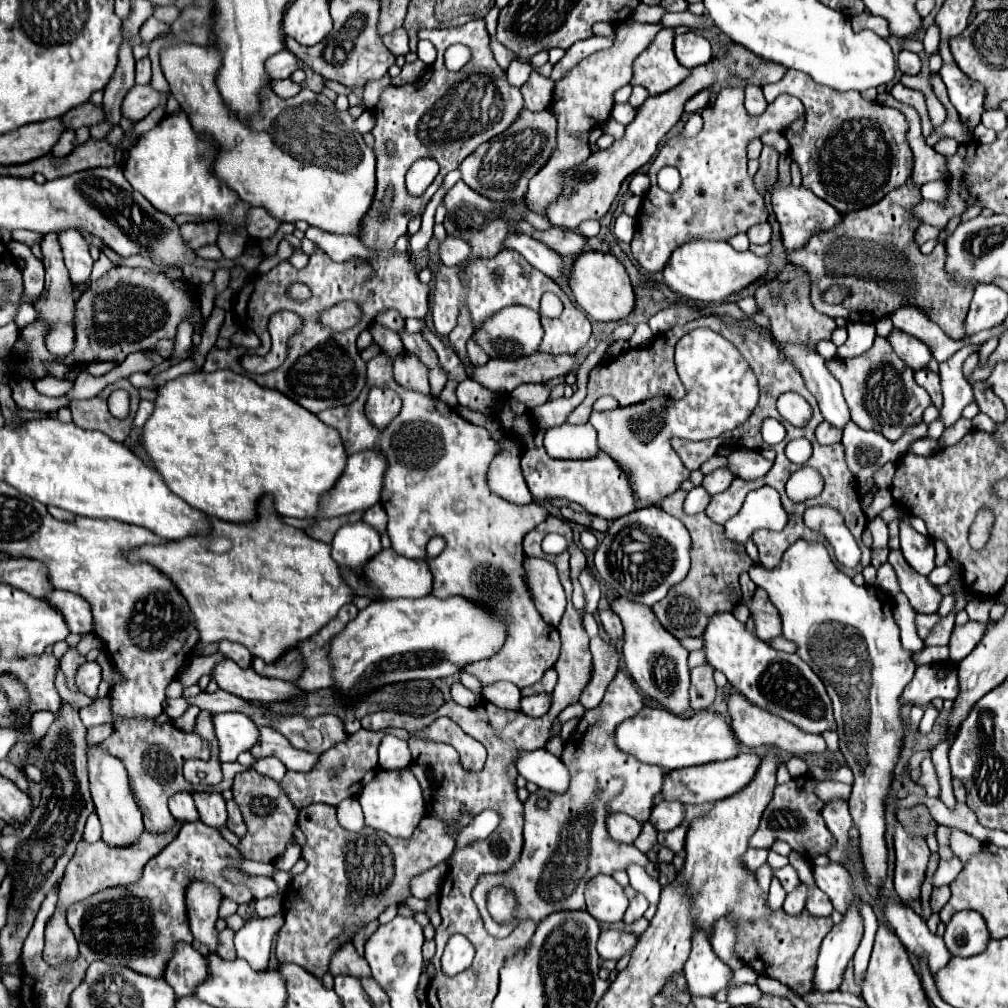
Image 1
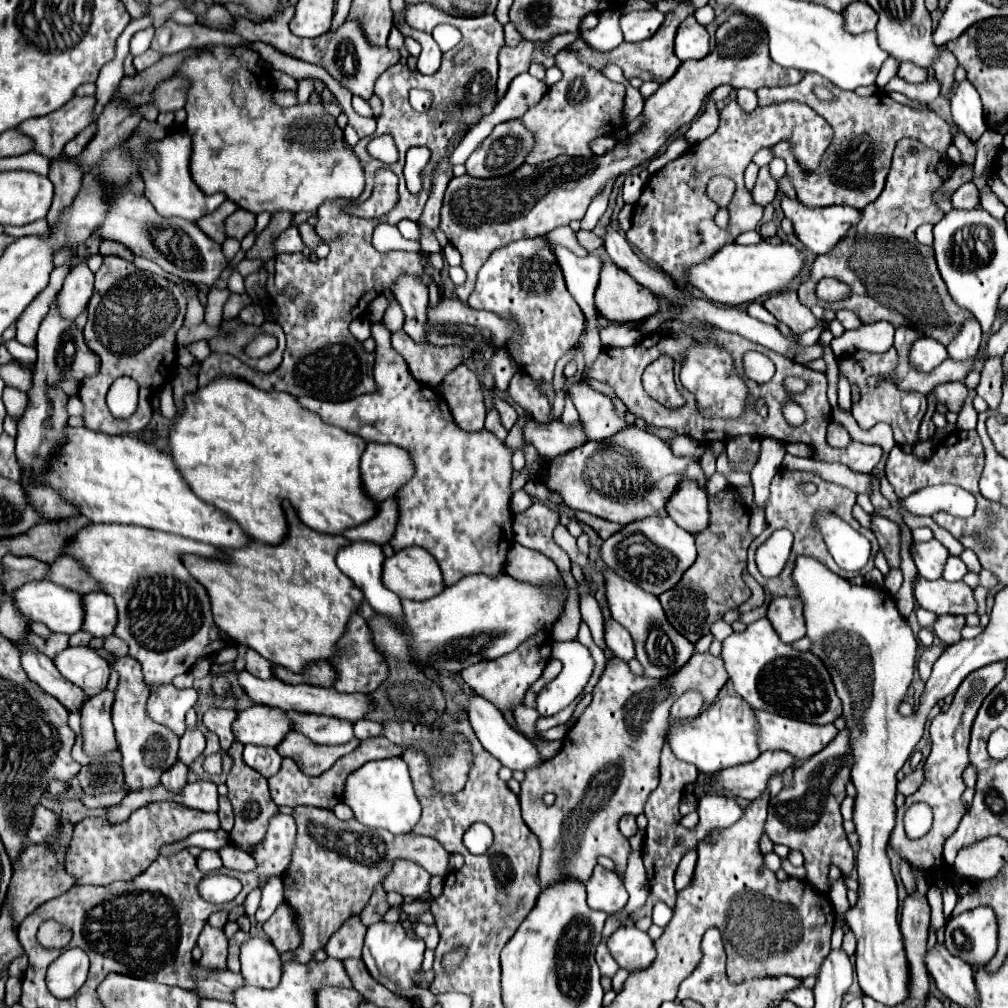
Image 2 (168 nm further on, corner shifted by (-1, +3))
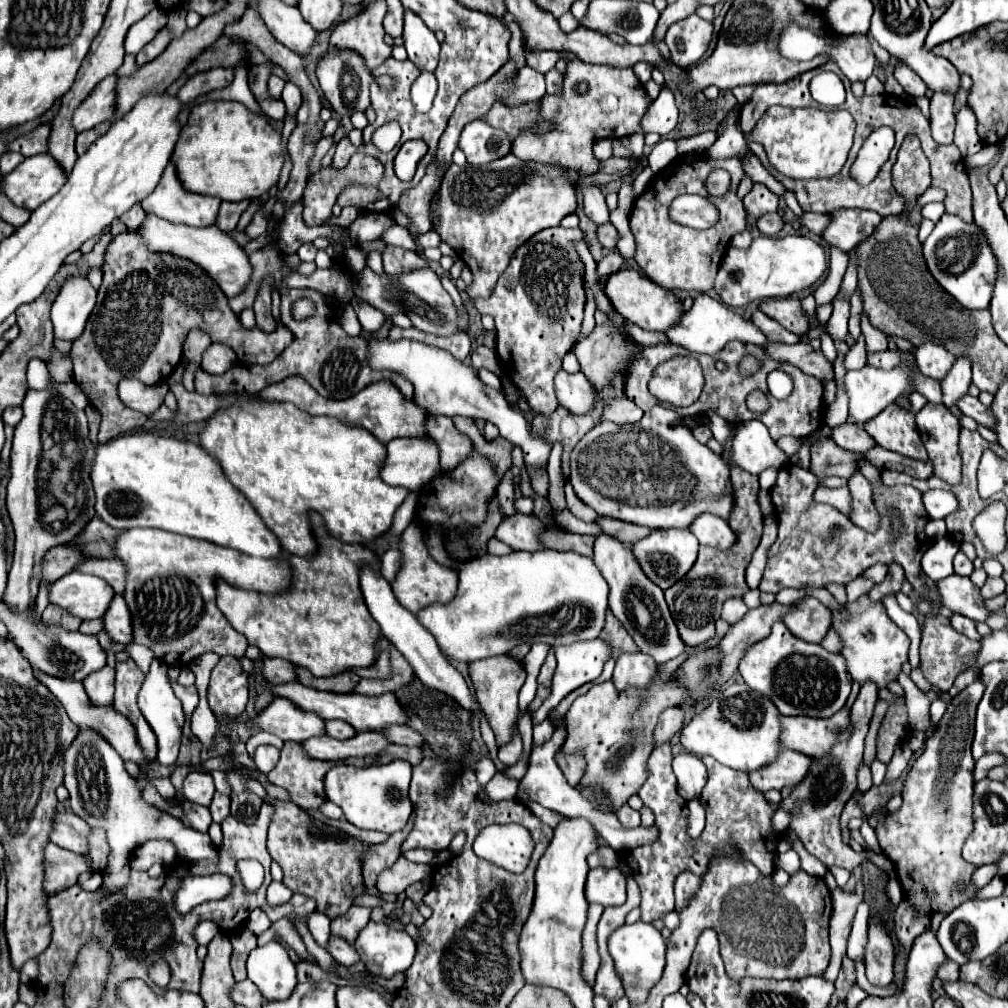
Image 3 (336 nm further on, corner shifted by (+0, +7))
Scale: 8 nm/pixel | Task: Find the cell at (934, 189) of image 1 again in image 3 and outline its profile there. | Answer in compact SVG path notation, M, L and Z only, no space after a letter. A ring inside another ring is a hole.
M939 202L928 203L922 208L922 216L931 219L934 223L937 223L944 213L944 205Z

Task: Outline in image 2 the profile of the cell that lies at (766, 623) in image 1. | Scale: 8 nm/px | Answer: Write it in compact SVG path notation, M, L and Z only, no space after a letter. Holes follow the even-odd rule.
M772 599L768 607L768 619L784 643L794 643L806 635L804 605L800 599Z

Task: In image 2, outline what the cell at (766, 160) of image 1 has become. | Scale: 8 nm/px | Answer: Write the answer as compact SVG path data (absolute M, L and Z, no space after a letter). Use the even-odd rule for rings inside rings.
M762 167L760 173L758 173L758 181L756 181L756 187L752 191L752 199L756 205L760 207L766 207L768 203L772 203L776 199L776 193L778 193L778 185L776 181L770 177L768 173L768 167Z

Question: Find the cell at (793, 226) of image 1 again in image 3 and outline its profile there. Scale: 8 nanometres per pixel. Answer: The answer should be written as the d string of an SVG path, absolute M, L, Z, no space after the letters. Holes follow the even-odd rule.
M835 209L829 225L821 233L821 239L827 247L837 247L849 253L879 225L879 221L879 213L865 209Z

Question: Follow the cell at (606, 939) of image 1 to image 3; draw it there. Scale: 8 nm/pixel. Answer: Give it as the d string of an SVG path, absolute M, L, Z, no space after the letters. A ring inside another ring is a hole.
M643 921L623 925L609 937L609 953L615 961L615 969L623 981L629 1001L645 1001L651 985L661 979L665 965L665 939L661 937L661 933L651 923Z

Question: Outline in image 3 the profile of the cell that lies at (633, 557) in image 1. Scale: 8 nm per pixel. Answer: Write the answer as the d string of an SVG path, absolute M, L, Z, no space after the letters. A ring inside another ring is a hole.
M653 529L647 537L633 543L633 555L641 565L643 573L661 589L669 589L677 583L695 563L697 559L697 539L689 529Z

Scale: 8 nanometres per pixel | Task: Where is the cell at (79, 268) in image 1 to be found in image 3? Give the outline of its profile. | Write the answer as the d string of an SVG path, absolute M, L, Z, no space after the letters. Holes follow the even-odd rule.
M77 275L65 281L51 307L55 339L75 341L83 333L95 305L95 295L97 291L87 277Z

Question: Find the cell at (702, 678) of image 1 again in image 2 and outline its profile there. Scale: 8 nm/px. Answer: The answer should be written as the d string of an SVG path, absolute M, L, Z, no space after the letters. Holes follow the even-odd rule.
M688 691L682 697L678 697L670 709L672 721L686 721L694 719L702 709L702 695L696 691Z

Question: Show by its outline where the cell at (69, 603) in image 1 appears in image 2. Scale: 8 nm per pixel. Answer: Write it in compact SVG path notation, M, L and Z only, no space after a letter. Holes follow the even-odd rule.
M88 593L84 595L84 631L92 633L94 637L110 637L116 627L116 605L112 597L106 593Z

